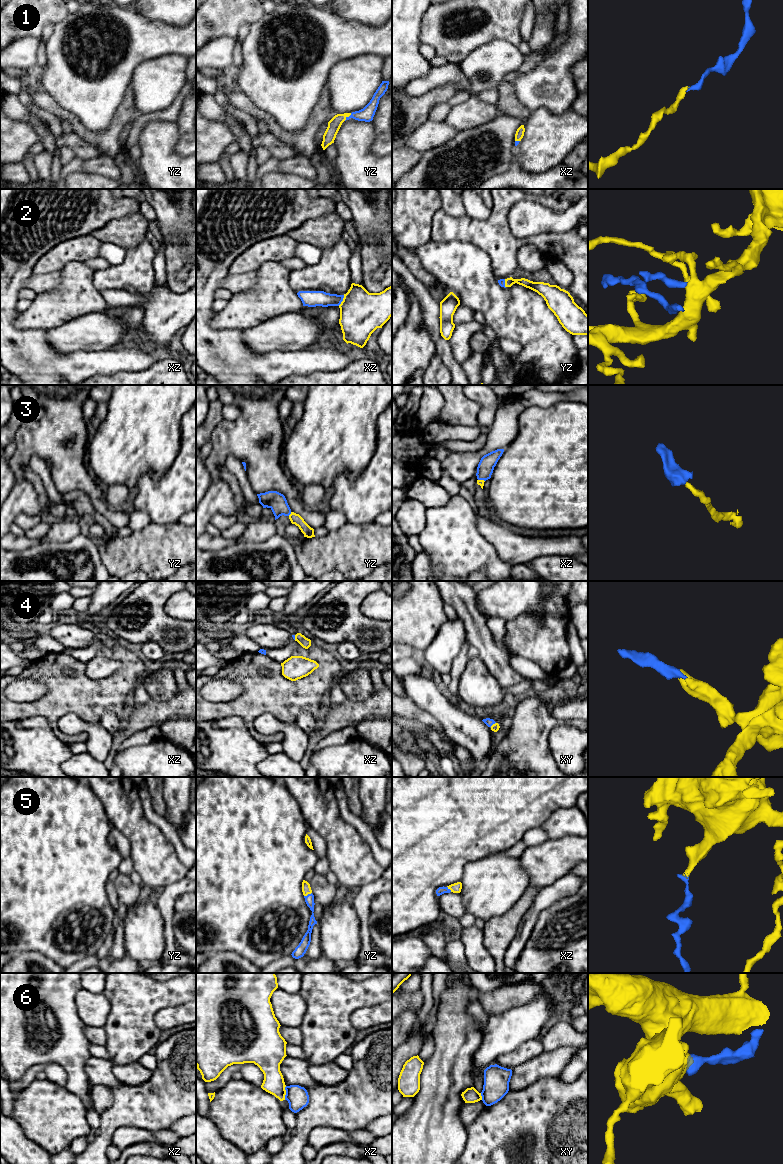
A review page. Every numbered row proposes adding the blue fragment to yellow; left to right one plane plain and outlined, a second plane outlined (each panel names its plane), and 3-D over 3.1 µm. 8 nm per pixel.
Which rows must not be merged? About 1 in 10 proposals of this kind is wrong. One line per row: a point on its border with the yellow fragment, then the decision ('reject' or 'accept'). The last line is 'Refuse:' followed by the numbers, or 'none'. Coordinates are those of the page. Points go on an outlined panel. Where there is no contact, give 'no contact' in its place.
1: meets yellow in yz at (347, 116); accept
2: meets yellow in xz at (343, 300); accept
3: meets yellow in yz at (290, 514); accept
4: meets yellow in xy at (493, 724); accept
5: meets yellow in yz at (307, 894); accept
6: meets yellow in xz at (285, 1093); reject
Refuse: 6

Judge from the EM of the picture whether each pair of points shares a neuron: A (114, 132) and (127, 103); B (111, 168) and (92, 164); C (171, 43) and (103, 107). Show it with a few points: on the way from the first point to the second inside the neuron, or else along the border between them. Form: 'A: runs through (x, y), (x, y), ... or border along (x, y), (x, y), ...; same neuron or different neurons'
A: runs through (117, 125), (126, 110); same neuron
B: runs through (106, 166), (97, 165); same neuron
C: runs through (149, 43), (105, 85); same neuron

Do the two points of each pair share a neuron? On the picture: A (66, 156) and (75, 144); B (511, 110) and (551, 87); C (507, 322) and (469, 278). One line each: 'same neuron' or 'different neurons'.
A: different neurons
B: different neurons
C: same neuron

